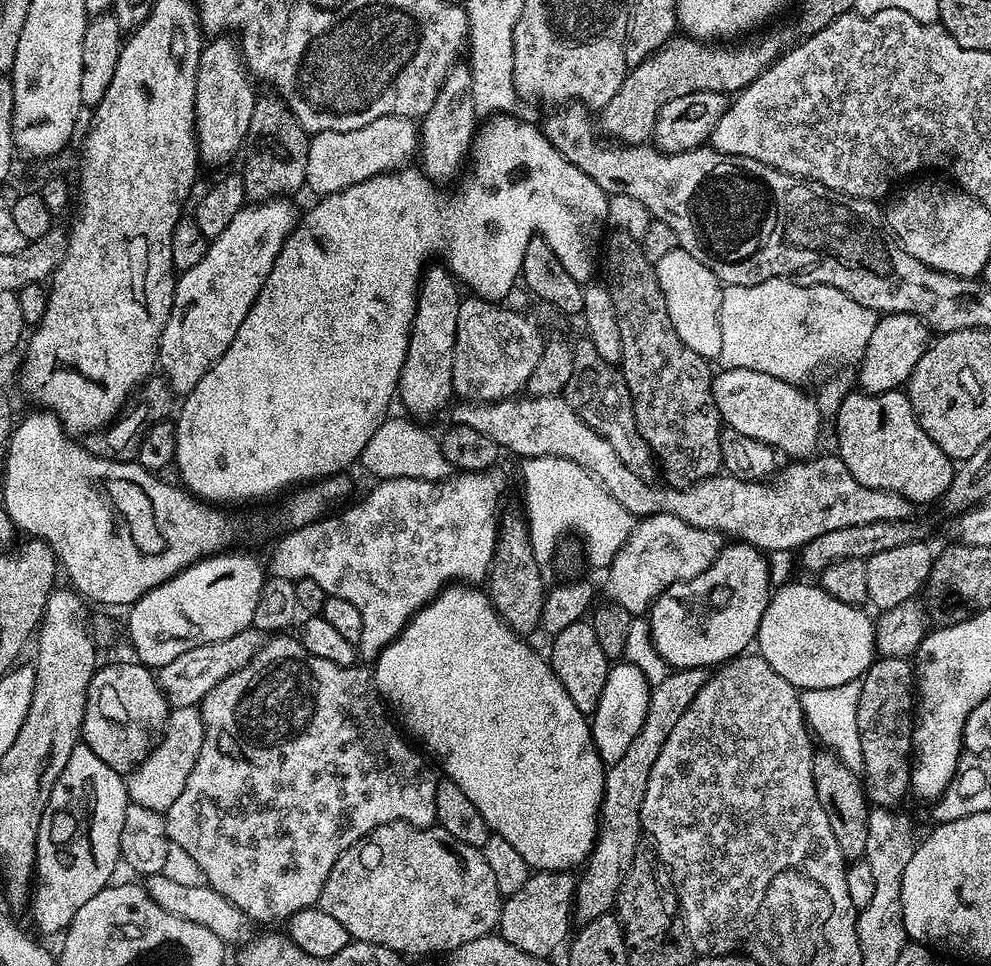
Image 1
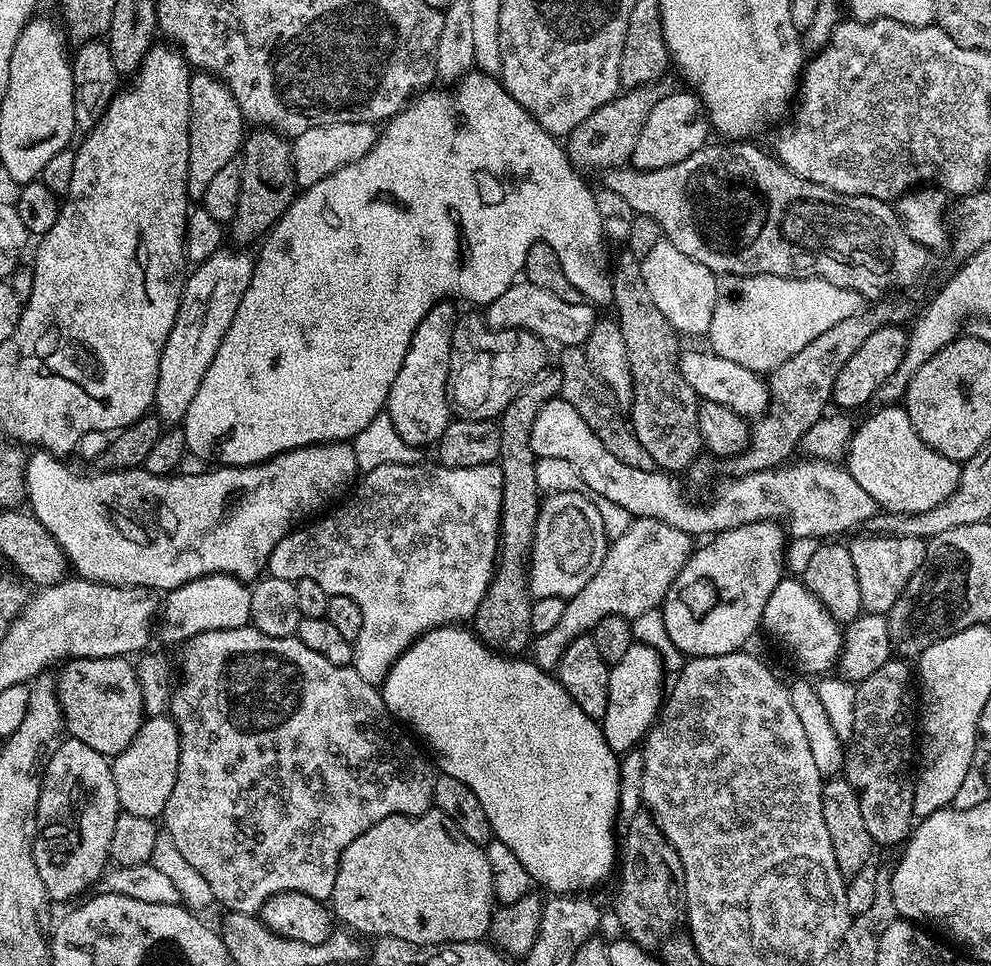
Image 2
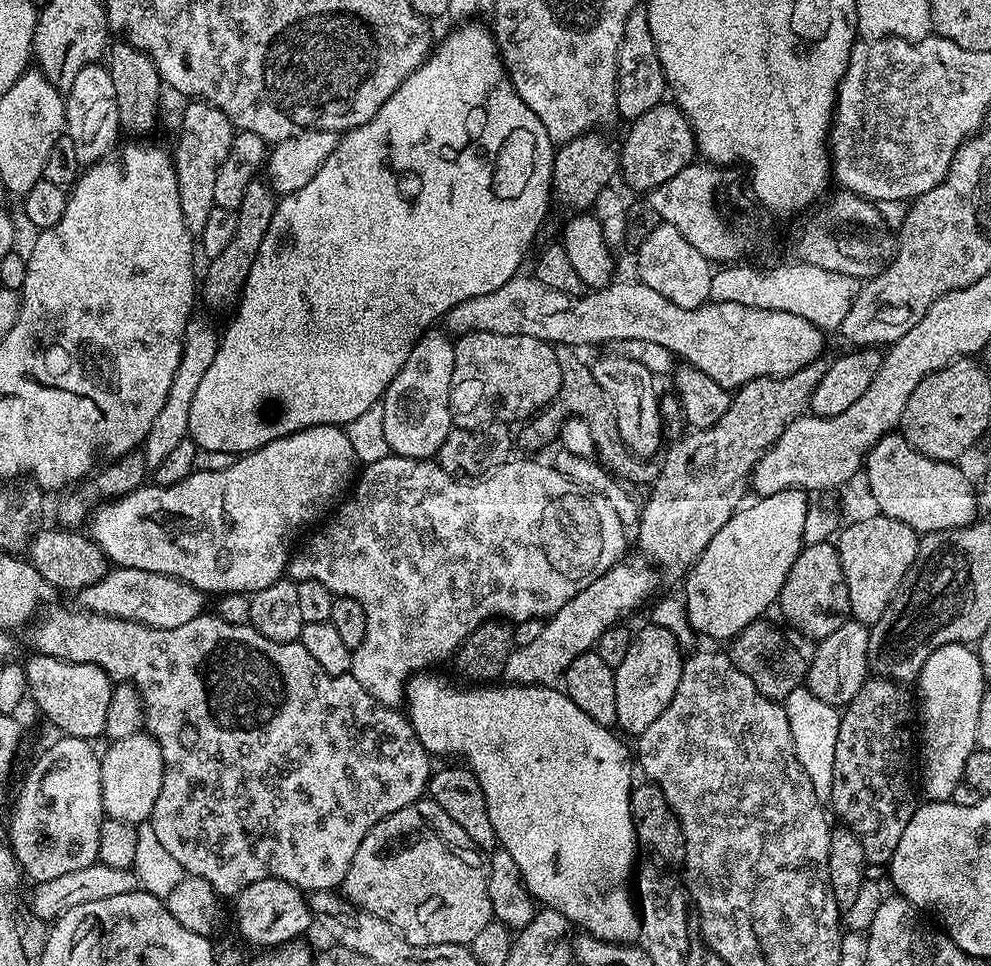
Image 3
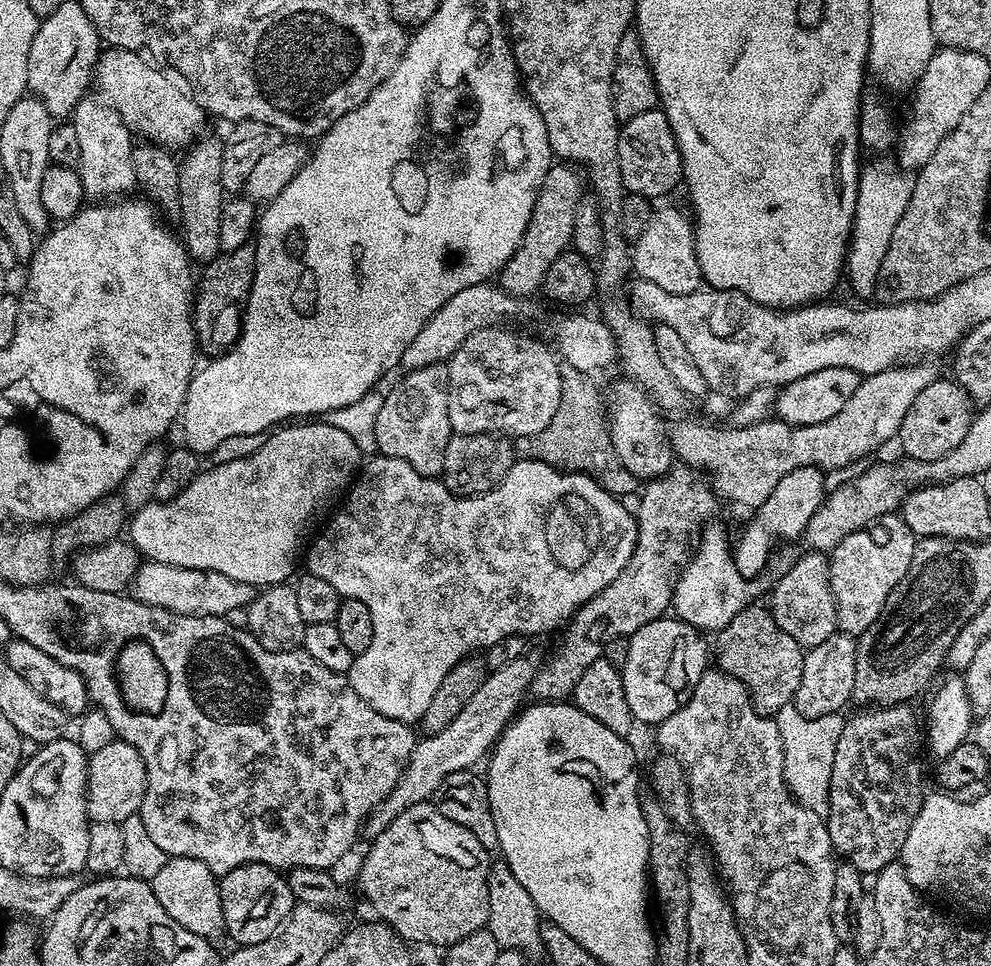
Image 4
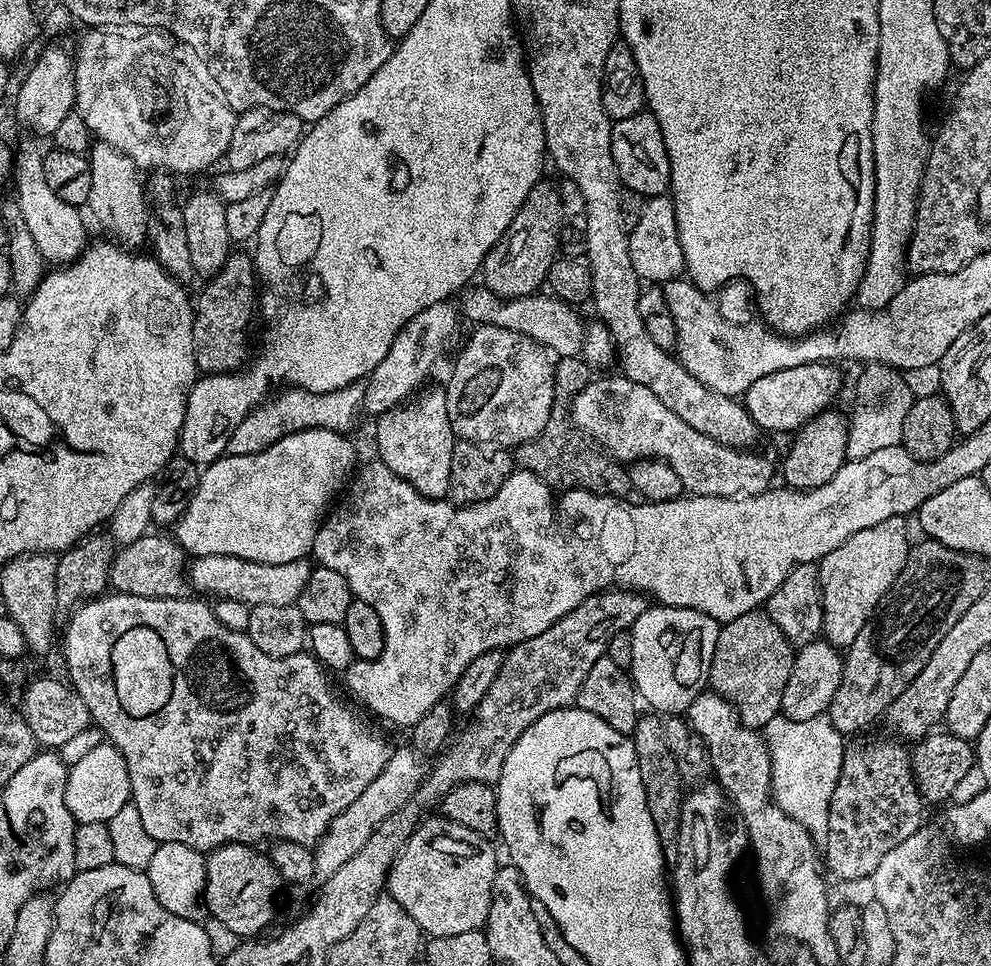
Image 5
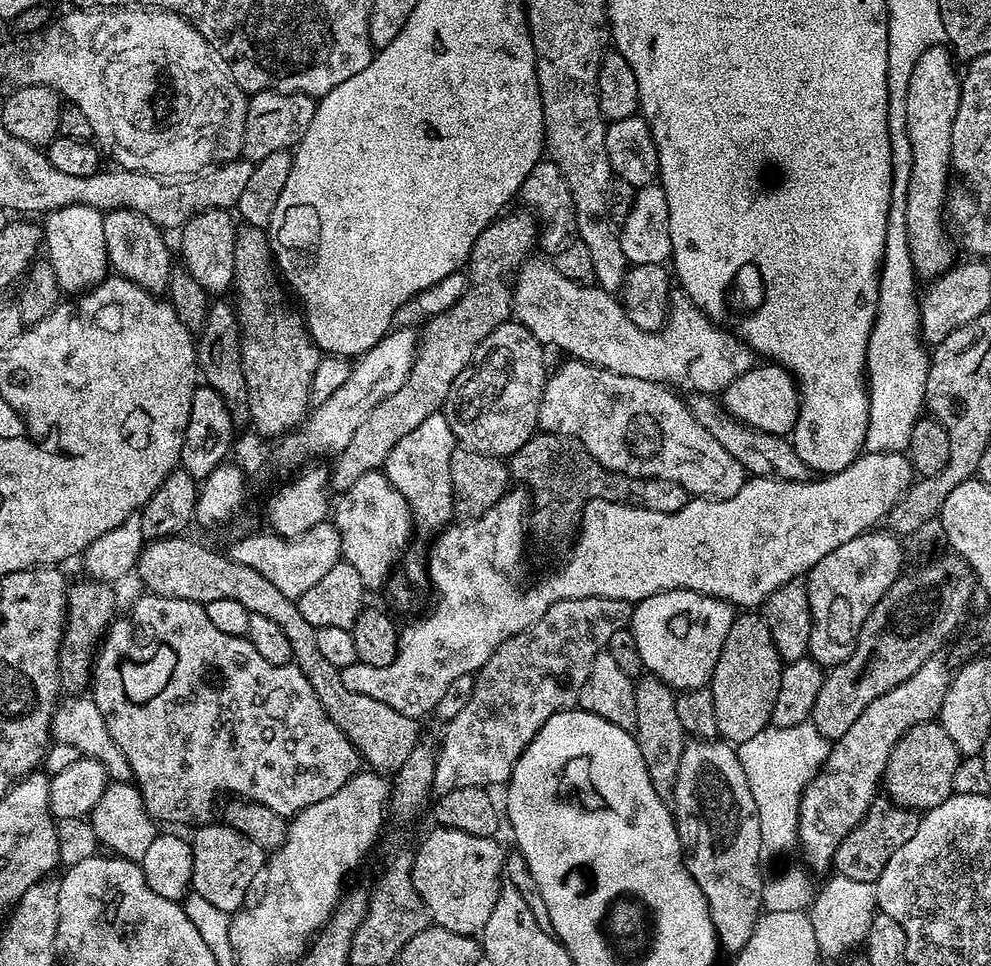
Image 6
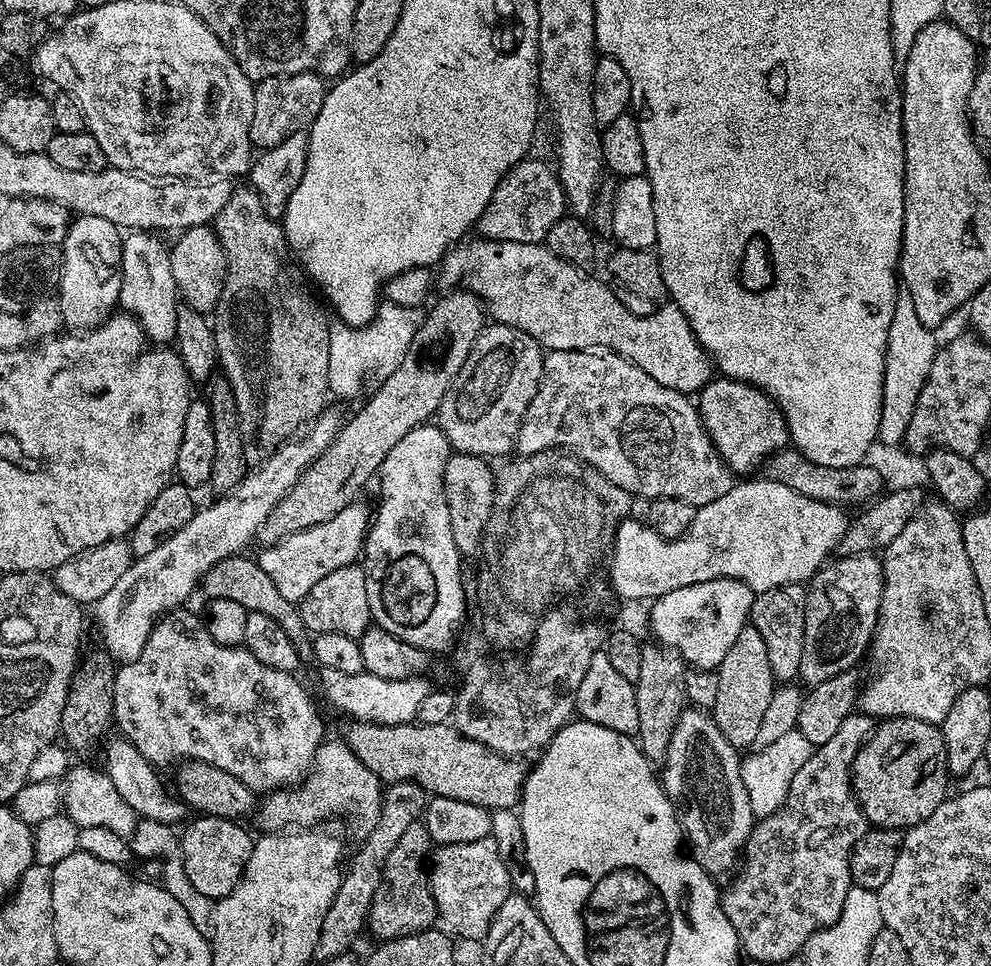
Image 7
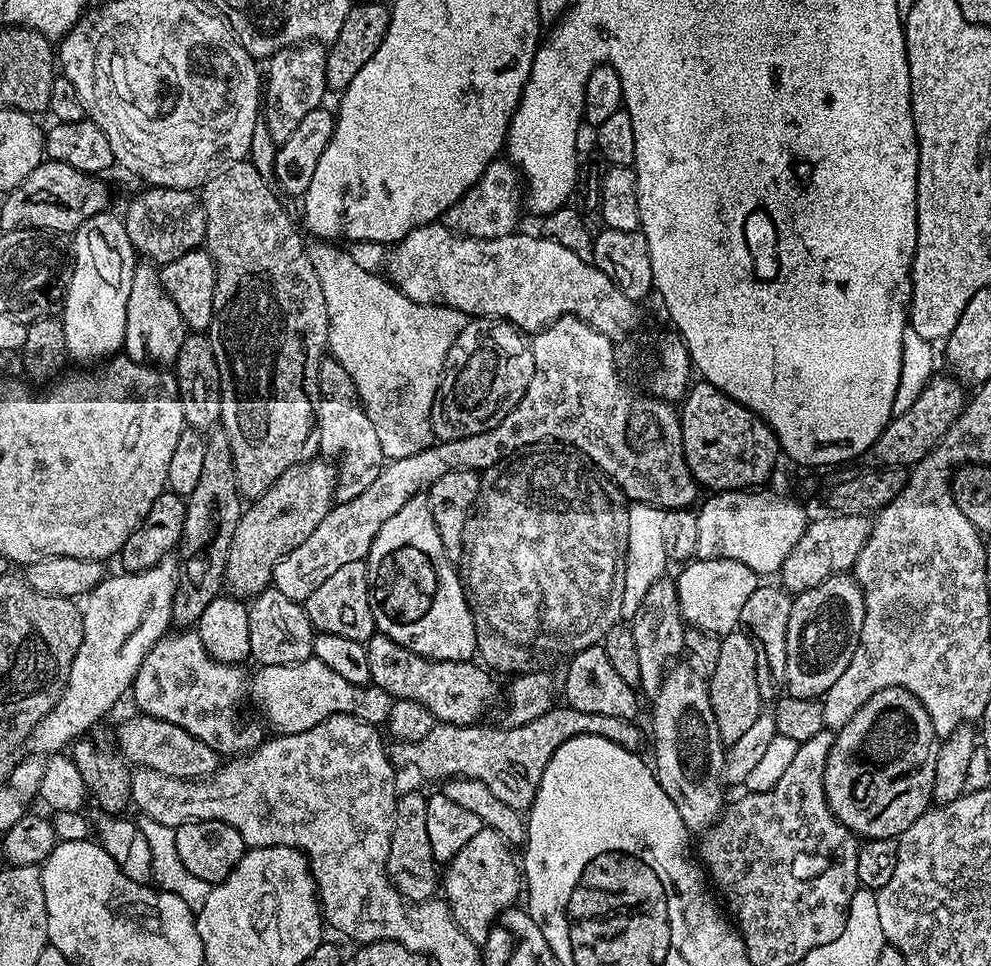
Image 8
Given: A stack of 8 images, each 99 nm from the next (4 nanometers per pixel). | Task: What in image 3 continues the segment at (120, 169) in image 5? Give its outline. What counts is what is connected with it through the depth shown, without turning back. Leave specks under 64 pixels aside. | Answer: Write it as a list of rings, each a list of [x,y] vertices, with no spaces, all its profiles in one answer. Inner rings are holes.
[[[103,63],[88,64],[78,70],[74,86],[70,86],[64,96],[64,127],[70,142],[74,142],[74,150],[78,150],[81,165],[98,164],[117,151],[122,137],[118,98],[114,94],[114,78],[110,78]]]

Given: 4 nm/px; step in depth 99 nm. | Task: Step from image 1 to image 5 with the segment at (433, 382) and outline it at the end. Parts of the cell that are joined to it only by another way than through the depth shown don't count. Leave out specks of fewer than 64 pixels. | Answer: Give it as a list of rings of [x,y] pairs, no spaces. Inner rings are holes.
[[[443,387],[428,388],[417,391],[415,395],[398,404],[388,412],[379,413],[376,420],[376,453],[375,455],[383,464],[390,466],[394,474],[398,474],[414,490],[418,490],[423,496],[431,496],[433,500],[445,499],[450,486],[450,458],[457,442],[450,426],[450,418],[446,410],[447,391]]]

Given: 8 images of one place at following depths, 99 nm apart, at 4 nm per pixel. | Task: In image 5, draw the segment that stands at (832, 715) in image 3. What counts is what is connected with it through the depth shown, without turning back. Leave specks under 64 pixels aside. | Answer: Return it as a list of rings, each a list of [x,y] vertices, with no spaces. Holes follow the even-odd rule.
[[[783,713],[770,718],[762,735],[771,754],[771,790],[775,803],[790,818],[794,818],[812,836],[817,851],[827,845],[829,806],[834,787],[841,774],[846,742],[843,733],[834,729],[828,716],[794,722]]]

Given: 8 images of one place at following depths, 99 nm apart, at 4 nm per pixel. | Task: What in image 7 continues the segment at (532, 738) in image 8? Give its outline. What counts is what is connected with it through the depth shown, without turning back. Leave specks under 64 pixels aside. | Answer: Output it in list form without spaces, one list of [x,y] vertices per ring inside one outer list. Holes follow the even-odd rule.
[[[349,719],[347,723],[342,733],[344,743],[350,746],[350,750],[354,750],[358,758],[362,758],[362,766],[374,770],[376,777],[385,785],[412,780],[432,796],[458,798],[458,802],[474,802],[489,810],[515,809],[520,803],[520,797],[524,795],[526,764],[524,768],[523,759],[491,752],[489,748],[482,746],[482,742],[474,742],[457,732],[451,723],[371,724],[354,719]]]

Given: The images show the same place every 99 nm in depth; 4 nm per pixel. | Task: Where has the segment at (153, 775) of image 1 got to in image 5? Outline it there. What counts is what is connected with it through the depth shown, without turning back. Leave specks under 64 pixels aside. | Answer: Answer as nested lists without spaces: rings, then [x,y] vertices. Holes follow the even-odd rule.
[[[103,742],[69,767],[66,778],[66,806],[77,824],[107,824],[108,820],[114,818],[114,814],[118,814],[118,810],[122,810],[122,806],[126,806],[131,799],[132,787],[130,774],[126,770],[126,758],[122,758],[115,744]]]

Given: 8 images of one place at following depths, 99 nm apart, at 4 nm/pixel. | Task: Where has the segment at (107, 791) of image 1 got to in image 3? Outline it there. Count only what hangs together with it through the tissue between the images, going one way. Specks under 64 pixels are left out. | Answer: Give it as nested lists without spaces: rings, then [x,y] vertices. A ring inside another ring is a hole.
[[[61,735],[59,739],[33,762],[11,805],[10,847],[21,869],[36,882],[97,863],[98,838],[106,818],[102,806],[101,753],[95,752],[89,741],[76,736]]]

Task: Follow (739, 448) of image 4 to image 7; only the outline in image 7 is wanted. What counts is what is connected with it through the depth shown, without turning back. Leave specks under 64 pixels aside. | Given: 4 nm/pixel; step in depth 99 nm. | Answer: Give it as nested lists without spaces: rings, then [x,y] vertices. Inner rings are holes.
[[[578,349],[562,350],[560,352],[549,351],[544,357],[540,385],[526,410],[524,420],[520,424],[520,429],[516,435],[514,452],[517,457],[521,457],[533,456],[536,452],[545,452],[547,448],[567,450],[579,456],[590,466],[594,466],[607,480],[614,482],[614,486],[622,486],[622,490],[626,490],[633,498],[640,499],[641,496],[644,502],[651,502],[658,498],[678,498],[682,502],[692,505],[695,509],[701,508],[710,502],[714,502],[714,498],[722,498],[722,494],[729,492],[734,483],[734,473],[725,466],[724,459],[716,453],[716,447],[712,444],[712,440],[708,437],[708,432],[700,420],[697,405],[693,401],[691,404],[688,400],[691,399],[685,393],[670,390],[666,386],[654,382],[654,378],[650,378],[650,374],[646,374],[646,370],[640,369],[626,357],[619,356],[614,351],[580,351]]]

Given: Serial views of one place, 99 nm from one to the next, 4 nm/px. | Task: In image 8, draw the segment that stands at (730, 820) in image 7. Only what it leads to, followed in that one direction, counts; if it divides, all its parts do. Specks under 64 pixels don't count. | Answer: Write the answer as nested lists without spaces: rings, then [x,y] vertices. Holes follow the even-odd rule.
[[[687,662],[677,663],[675,666],[668,669],[668,673],[664,676],[662,686],[654,694],[656,700],[652,704],[652,748],[656,751],[656,764],[654,760],[654,771],[656,780],[662,786],[662,790],[666,790],[666,794],[670,798],[670,802],[674,802],[674,806],[678,806],[678,814],[682,814],[682,822],[686,822],[689,833],[703,834],[720,819],[725,807],[726,799],[724,800],[724,788],[726,789],[726,781],[724,775],[724,755],[726,745],[720,741],[718,734],[718,722],[714,722],[714,710],[710,702],[710,694],[708,693],[708,681],[703,676],[699,676],[691,669]]]

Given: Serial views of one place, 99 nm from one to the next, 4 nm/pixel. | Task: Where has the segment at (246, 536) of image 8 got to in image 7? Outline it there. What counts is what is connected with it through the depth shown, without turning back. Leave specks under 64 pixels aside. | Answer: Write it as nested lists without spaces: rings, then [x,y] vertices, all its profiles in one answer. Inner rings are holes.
[[[448,290],[443,294],[445,296],[429,310],[428,316],[426,312],[421,319],[420,328],[412,335],[412,341],[400,365],[375,385],[376,393],[349,420],[346,420],[337,432],[335,442],[300,475],[298,482],[294,482],[294,486],[280,499],[278,506],[274,506],[270,518],[266,518],[266,522],[259,530],[258,540],[261,545],[277,544],[279,540],[286,539],[291,532],[301,532],[310,526],[330,522],[330,518],[334,518],[338,510],[346,510],[346,506],[353,504],[359,497],[356,495],[367,486],[368,479],[371,476],[373,479],[379,473],[386,454],[390,454],[390,450],[398,446],[398,442],[402,442],[402,438],[406,438],[410,430],[414,430],[420,424],[429,423],[430,418],[439,413],[446,390],[452,385],[462,362],[466,362],[478,334],[486,327],[486,309],[475,292]]]

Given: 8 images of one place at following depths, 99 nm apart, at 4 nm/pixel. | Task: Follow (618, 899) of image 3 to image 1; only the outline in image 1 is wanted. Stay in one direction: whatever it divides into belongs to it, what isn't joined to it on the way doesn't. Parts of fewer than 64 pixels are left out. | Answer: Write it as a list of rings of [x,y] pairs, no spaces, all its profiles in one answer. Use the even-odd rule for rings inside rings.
[[[457,582],[437,594],[421,612],[413,616],[407,626],[400,631],[400,635],[380,651],[380,655],[374,661],[374,683],[383,703],[391,709],[394,716],[396,711],[395,719],[402,725],[403,731],[413,741],[421,740],[436,755],[441,768],[439,771],[447,779],[452,780],[454,786],[459,786],[462,794],[470,798],[470,802],[474,802],[474,807],[482,814],[482,818],[486,818],[489,829],[495,835],[506,838],[506,842],[510,842],[510,846],[514,846],[514,850],[518,850],[518,854],[526,858],[529,869],[541,872],[566,872],[579,869],[592,855],[592,847],[596,845],[596,829],[600,818],[600,803],[604,797],[606,765],[594,746],[589,717],[584,716],[582,710],[578,710],[578,706],[574,706],[570,694],[566,694],[562,682],[558,682],[552,665],[543,655],[539,656],[527,642],[529,641],[523,635],[516,633],[497,614],[487,591]]]

